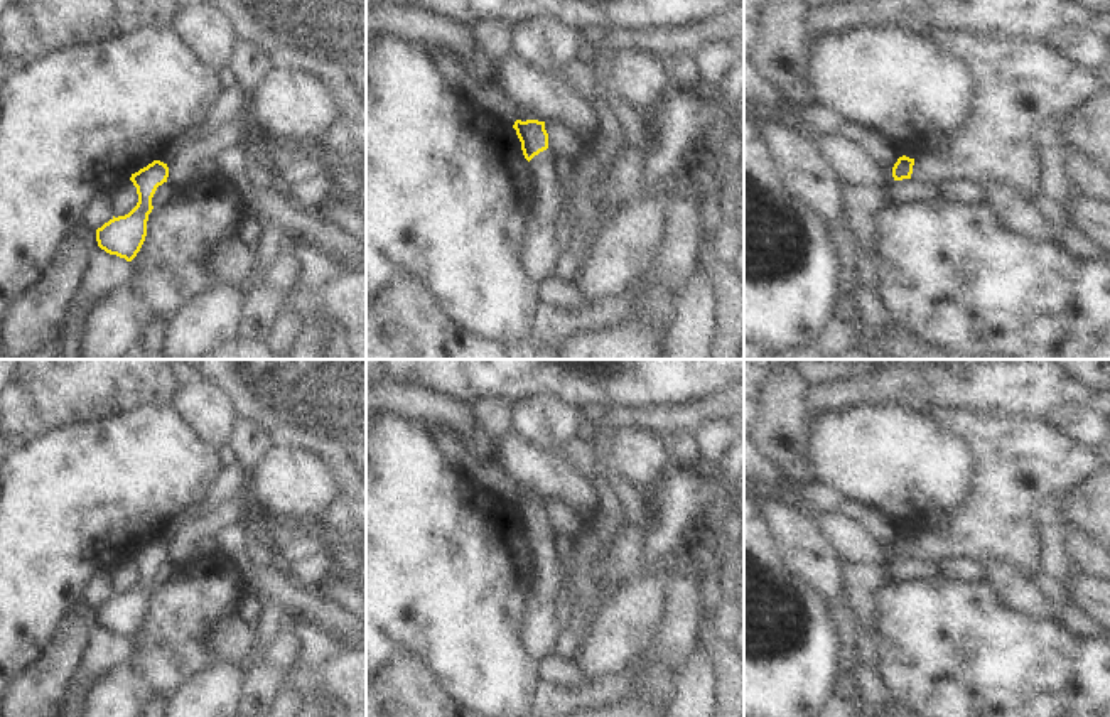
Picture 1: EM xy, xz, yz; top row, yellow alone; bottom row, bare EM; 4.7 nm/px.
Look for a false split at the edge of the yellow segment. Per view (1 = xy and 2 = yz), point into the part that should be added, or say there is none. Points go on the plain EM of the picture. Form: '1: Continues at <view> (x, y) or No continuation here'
1: No continuation here
2: Continues at yz (1019, 463).

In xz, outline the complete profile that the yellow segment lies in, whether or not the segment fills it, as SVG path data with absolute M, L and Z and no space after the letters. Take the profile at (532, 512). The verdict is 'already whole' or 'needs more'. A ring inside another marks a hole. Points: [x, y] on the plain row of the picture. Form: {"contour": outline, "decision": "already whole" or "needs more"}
{"contour": "M516 498L513 506L528 538L535 575L528 589L518 639L523 653L540 661L553 655L560 634L557 626L558 594L568 580L565 548L548 526L545 499Z", "decision": "needs more"}

